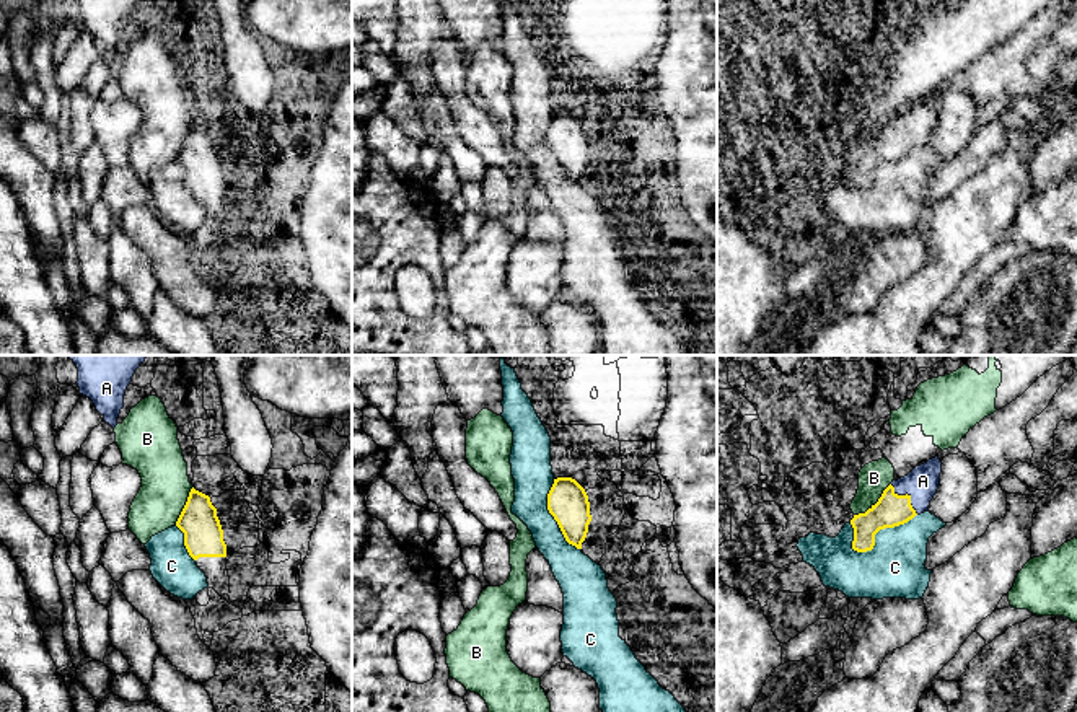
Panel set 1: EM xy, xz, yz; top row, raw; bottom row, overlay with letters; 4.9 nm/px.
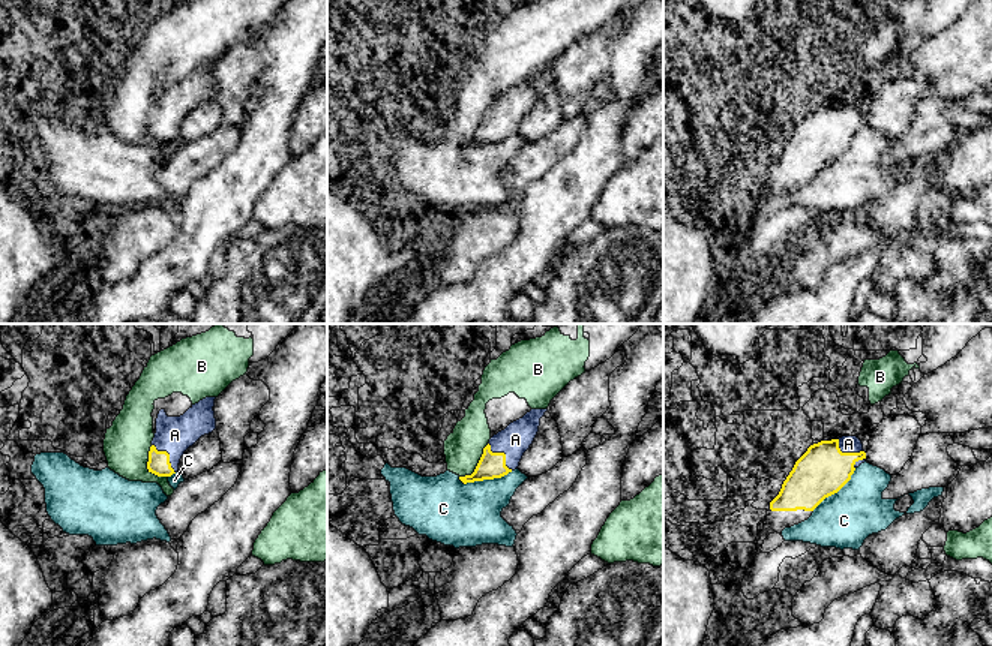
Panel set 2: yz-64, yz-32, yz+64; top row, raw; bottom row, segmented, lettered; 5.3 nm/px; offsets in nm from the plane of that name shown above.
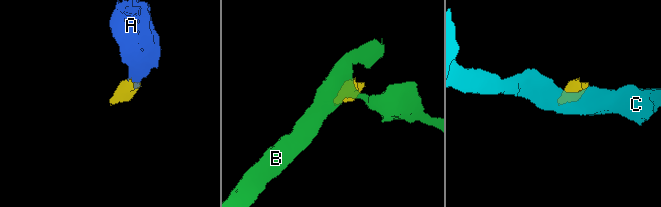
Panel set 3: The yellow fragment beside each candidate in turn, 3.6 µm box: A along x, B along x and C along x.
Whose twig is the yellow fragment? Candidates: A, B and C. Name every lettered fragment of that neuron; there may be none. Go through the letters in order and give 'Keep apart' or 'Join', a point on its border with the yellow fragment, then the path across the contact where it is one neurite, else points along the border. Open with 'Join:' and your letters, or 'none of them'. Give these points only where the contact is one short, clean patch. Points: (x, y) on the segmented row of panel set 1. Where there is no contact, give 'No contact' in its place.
Join: A
A: Join. Touches yellow at yz (908, 496). Path across: yz (892, 510), (908, 496), (923, 481)
B: Keep apart. Touches yellow at yz (875, 504). Boundary: yz (890, 483), (874, 504), (854, 515)
C: Keep apart. Touches yellow at yz (879, 530)

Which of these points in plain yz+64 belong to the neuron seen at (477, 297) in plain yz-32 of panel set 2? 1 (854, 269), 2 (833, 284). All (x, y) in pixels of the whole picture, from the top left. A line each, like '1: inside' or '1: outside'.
1: inside
2: inside

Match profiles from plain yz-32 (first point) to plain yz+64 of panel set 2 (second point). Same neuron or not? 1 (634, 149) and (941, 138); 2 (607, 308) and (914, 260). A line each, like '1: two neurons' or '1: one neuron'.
1: two neurons
2: two neurons

